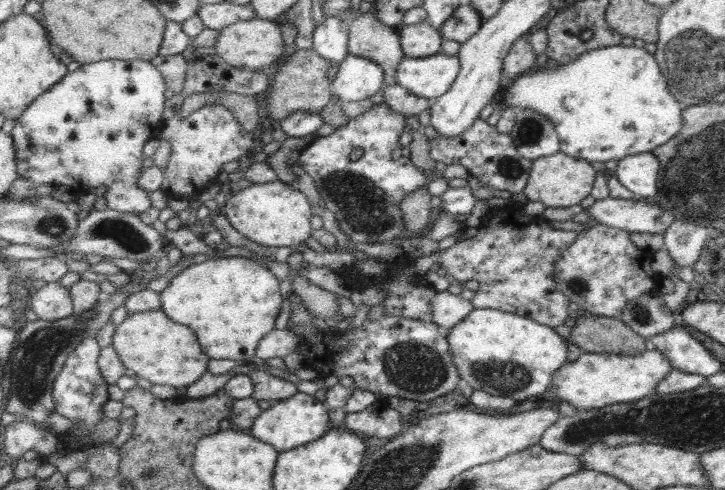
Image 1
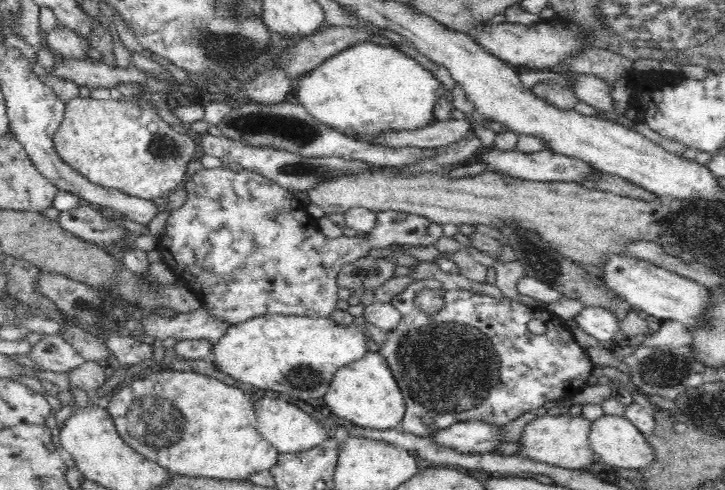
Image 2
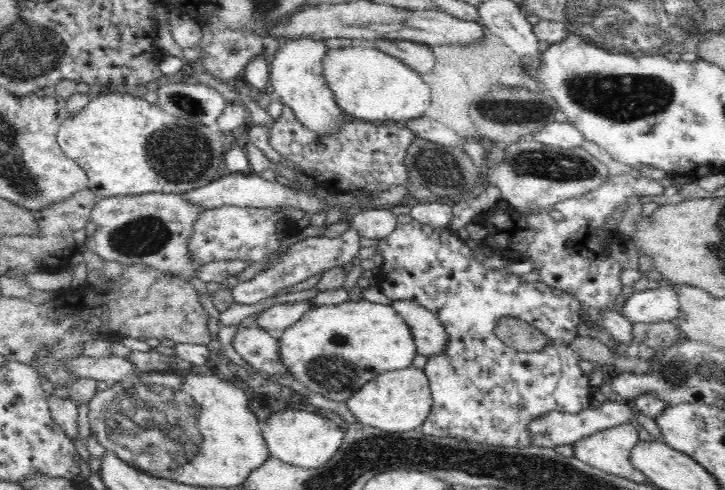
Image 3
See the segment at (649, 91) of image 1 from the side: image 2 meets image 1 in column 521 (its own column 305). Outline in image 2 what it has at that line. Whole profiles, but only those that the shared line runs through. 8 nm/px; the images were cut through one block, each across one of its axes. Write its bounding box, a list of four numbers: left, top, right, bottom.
[295,41,447,139]

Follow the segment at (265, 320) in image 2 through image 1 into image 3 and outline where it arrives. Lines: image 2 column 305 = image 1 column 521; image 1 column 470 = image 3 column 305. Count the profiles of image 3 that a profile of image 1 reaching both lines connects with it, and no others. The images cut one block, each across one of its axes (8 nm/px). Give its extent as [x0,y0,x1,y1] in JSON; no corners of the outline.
[279,298,418,402]

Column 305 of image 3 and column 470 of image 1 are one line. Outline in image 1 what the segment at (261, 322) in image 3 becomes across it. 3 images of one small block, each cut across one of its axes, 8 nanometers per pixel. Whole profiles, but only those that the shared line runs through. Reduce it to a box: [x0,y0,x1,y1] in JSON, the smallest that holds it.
[431,290,475,330]

